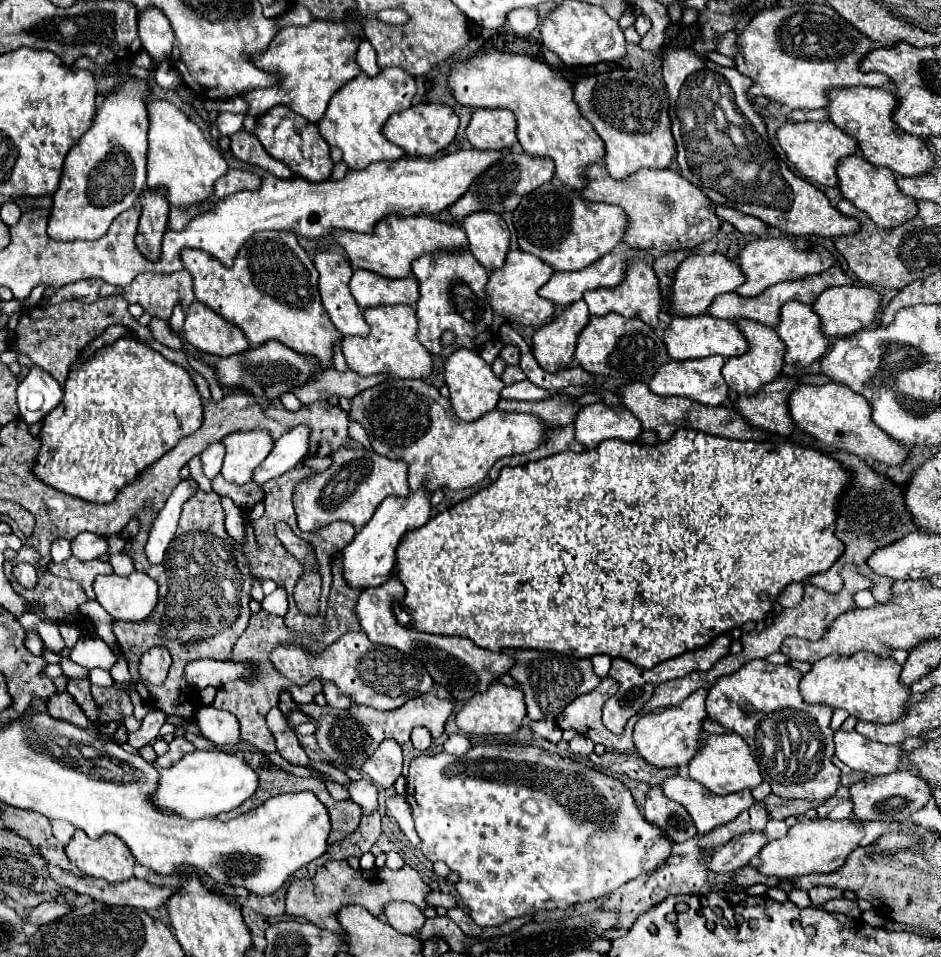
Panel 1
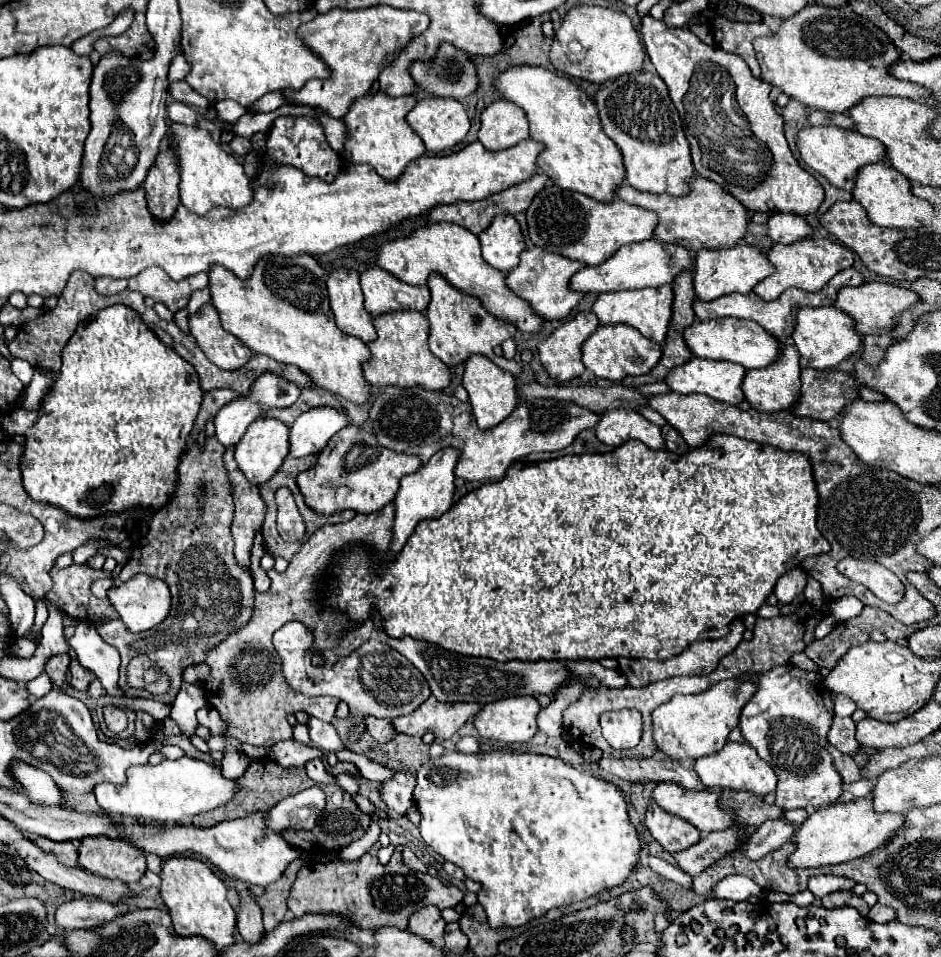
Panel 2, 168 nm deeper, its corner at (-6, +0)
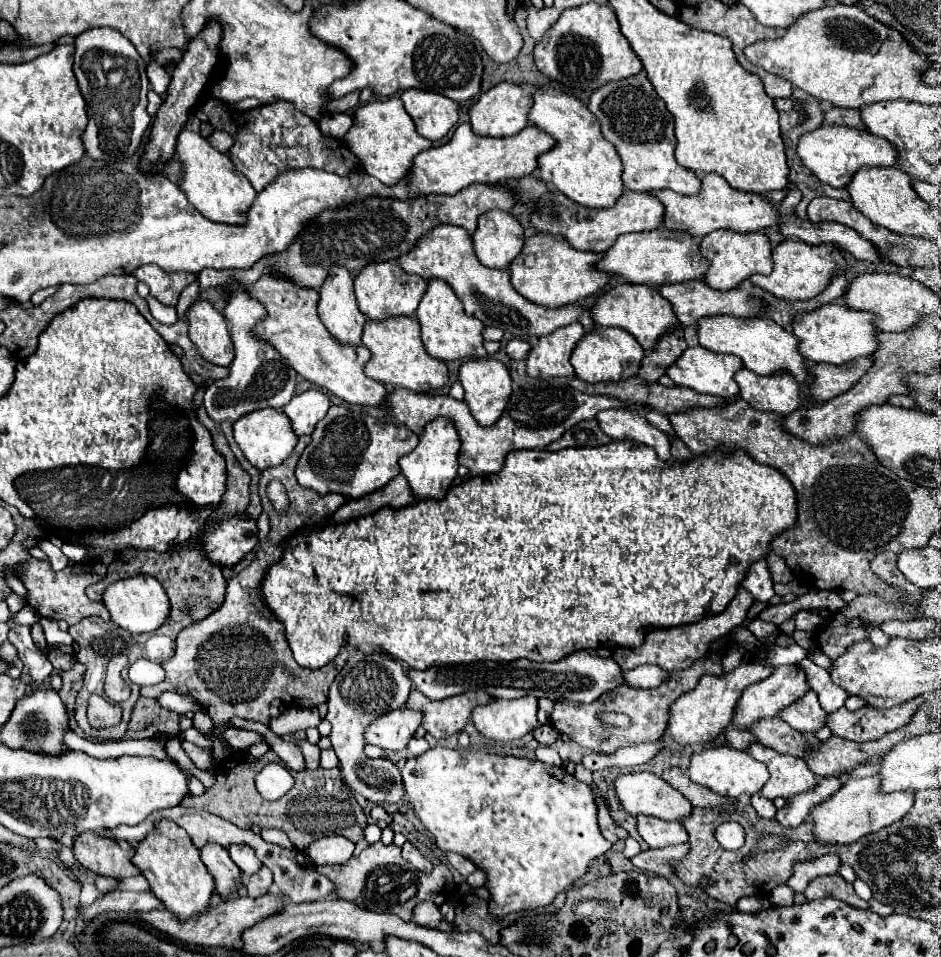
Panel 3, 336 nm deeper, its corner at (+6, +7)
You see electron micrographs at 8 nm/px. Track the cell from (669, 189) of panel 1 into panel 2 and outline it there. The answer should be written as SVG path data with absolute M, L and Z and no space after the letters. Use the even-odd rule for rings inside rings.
M703 177L689 179L689 193L681 197L667 195L667 193L663 195L641 193L625 183L615 189L615 195L629 205L639 205L647 211L657 213L659 223L655 227L653 239L661 243L679 243L681 247L689 247L691 251L727 249L735 245L735 241L739 241L747 229L749 211L739 201L735 201L729 193L725 193L717 183Z

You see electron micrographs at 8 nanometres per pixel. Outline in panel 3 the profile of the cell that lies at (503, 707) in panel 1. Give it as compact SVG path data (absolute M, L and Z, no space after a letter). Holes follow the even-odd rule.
M535 696L493 700L487 706L477 706L471 720L485 738L497 742L519 740L537 728L537 700Z

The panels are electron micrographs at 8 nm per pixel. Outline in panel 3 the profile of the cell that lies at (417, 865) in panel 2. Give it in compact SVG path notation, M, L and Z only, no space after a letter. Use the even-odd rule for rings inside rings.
M405 842L405 846L403 846L403 858L407 862L411 862L415 868L419 868L421 872L425 872L425 874L429 874L433 870L433 864L411 842Z

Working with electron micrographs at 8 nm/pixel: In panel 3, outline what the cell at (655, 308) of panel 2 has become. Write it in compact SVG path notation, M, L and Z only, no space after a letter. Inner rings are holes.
M619 284L611 290L607 290L597 304L591 308L591 314L595 316L593 320L599 326L611 326L611 328L621 328L627 330L635 340L641 344L645 352L651 352L655 344L659 342L661 336L667 332L675 330L679 326L679 320L667 300L659 296L659 292L653 286L643 286L643 284Z

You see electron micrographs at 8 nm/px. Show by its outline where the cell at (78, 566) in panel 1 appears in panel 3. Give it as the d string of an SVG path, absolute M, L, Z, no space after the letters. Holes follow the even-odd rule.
M29 558L19 566L19 580L27 588L27 604L39 612L39 616L51 618L51 620L65 620L69 626L77 624L79 620L87 616L99 616L103 620L109 620L109 612L103 604L91 602L85 594L85 588L91 584L97 584L107 574L107 568L103 564L73 564L65 566L63 570L55 572L49 564L49 560L37 560Z

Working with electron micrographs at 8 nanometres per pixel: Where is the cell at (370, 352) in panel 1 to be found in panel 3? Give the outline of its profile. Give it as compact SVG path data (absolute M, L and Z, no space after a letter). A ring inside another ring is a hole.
M397 316L383 322L367 322L363 328L363 346L371 350L371 360L365 366L365 374L385 386L405 388L411 392L431 392L445 386L449 378L445 362L435 360L425 352L419 338L419 322L413 318Z

